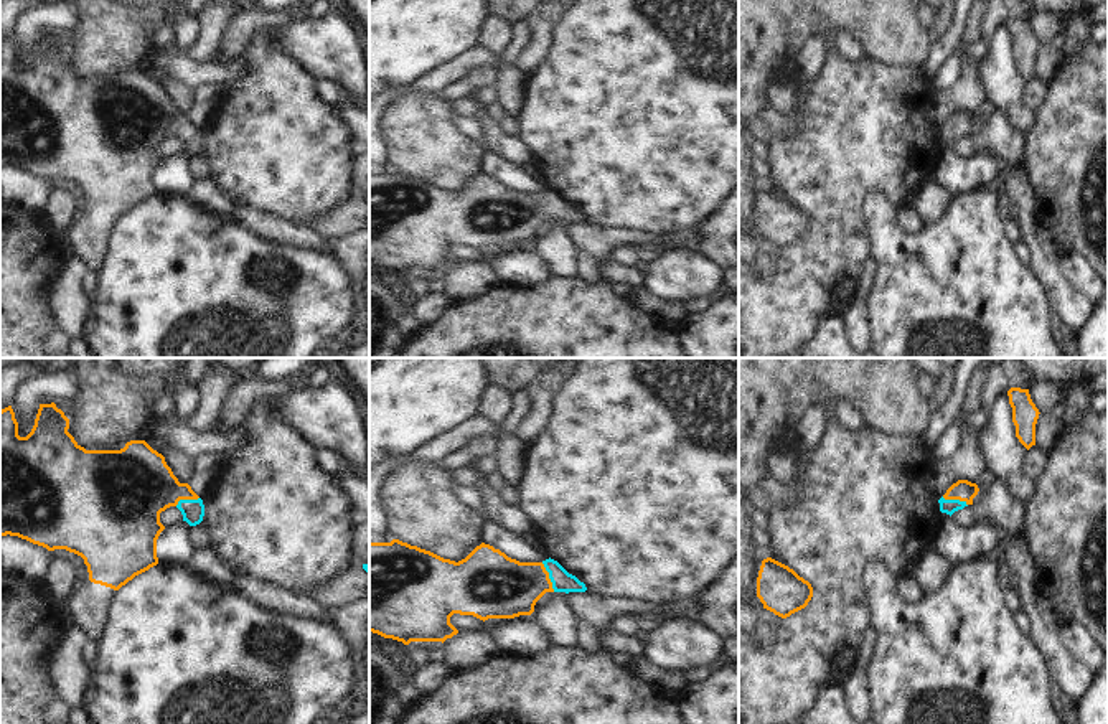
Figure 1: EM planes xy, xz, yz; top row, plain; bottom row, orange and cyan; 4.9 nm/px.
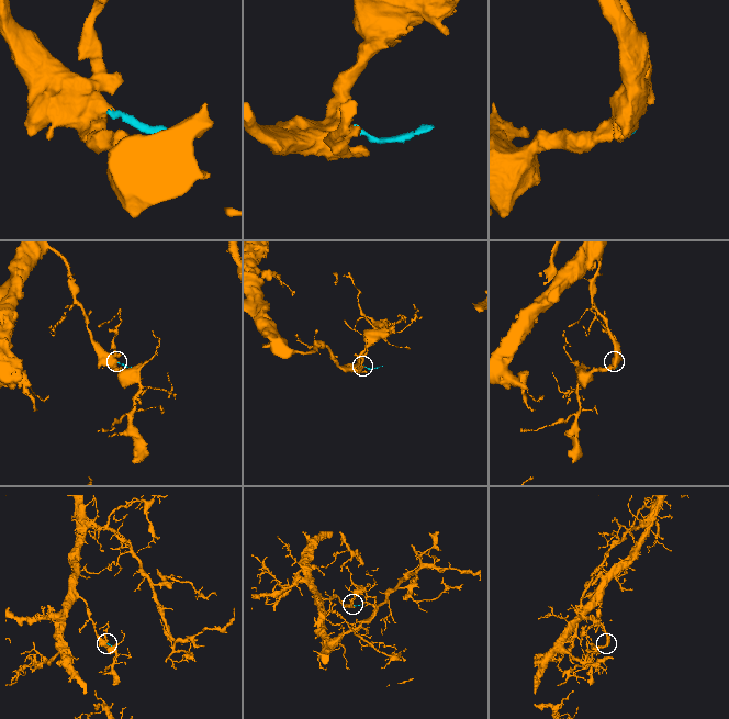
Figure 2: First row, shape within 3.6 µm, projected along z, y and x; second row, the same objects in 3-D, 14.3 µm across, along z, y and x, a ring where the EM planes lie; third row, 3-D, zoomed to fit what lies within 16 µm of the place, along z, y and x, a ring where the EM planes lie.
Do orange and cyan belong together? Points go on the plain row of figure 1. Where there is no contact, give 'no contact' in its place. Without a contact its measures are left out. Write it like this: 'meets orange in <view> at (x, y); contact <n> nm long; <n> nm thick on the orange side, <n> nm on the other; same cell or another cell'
meets orange in xz at (548, 208); contact 160 nm long; 300 nm thick on the orange side, 100 nm on the other; same cell

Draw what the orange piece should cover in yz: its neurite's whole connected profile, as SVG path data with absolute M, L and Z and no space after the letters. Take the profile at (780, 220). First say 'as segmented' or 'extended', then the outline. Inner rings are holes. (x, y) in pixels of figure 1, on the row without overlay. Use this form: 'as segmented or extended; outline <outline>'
as segmented; outline M767 188L758 201L757 228L763 239L786 249L808 236L813 218L788 196Z

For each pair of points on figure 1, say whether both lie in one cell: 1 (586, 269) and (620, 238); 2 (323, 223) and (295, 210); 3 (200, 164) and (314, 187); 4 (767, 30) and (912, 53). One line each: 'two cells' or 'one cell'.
1: two cells
2: two cells
3: two cells
4: one cell

